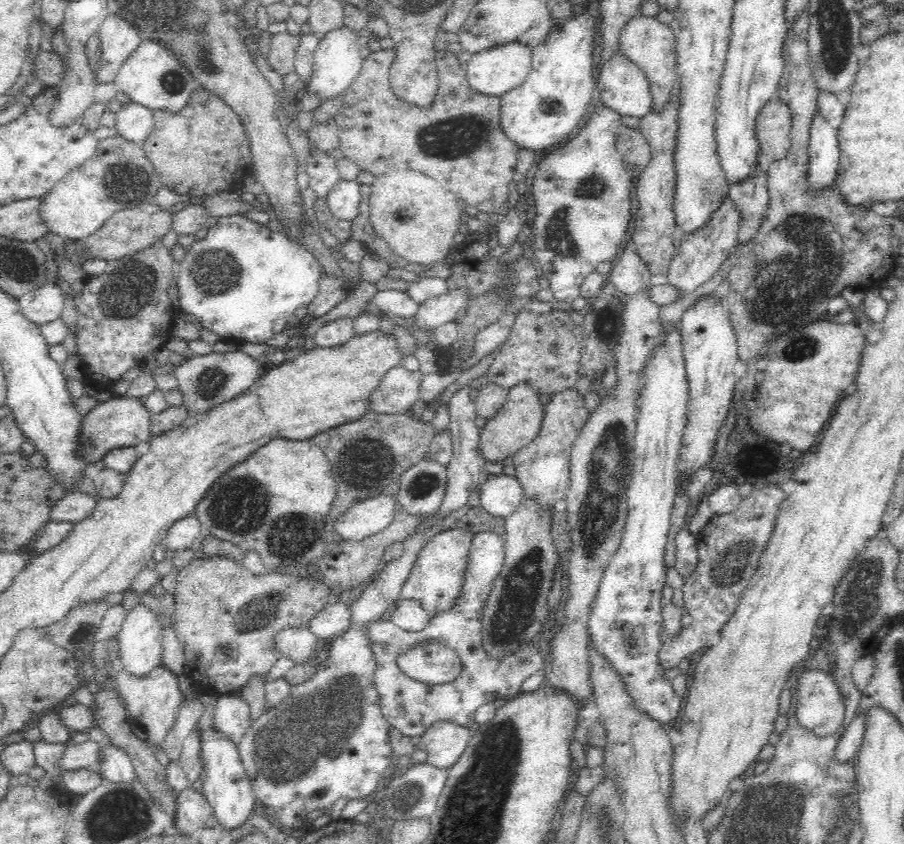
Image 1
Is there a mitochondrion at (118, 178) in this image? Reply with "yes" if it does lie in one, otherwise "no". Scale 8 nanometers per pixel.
yes

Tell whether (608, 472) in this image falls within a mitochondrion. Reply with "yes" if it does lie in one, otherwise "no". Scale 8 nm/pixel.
yes

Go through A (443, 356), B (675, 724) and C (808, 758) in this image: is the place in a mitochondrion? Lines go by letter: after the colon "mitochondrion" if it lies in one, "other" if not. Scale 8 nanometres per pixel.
A: other
B: other
C: other

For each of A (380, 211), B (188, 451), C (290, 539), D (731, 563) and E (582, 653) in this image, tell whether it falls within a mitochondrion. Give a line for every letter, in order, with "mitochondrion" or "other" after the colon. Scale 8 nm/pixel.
A: other
B: other
C: mitochondrion
D: mitochondrion
E: other

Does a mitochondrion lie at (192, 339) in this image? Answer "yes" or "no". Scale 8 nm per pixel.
no

